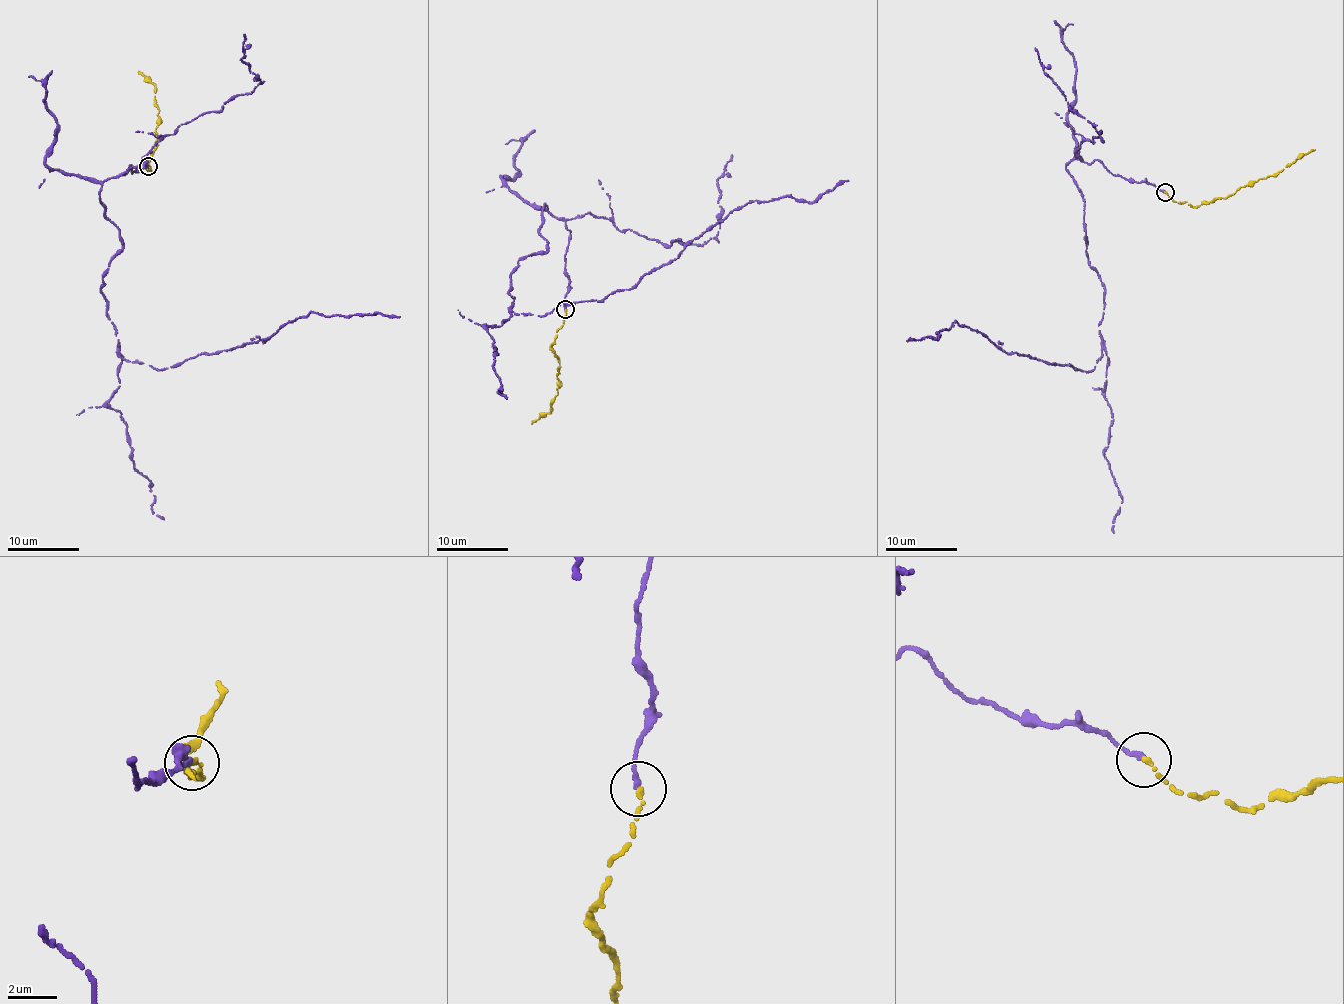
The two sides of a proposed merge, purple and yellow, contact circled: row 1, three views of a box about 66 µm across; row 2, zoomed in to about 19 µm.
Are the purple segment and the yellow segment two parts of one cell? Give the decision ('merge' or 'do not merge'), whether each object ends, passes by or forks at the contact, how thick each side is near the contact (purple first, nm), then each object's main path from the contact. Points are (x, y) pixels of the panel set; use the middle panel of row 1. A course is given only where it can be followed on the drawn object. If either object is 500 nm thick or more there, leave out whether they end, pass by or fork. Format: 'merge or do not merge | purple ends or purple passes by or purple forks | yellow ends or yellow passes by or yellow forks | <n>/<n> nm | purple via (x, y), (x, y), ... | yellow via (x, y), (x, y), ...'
merge | purple ends | yellow ends | 240/190 nm | purple via (564, 309), (570, 231), (545, 204), (515, 314), (630, 289), (730, 212), (848, 179) | yellow via (566, 309), (552, 351), (559, 360), (558, 395), (551, 405), (552, 410), (532, 424)

